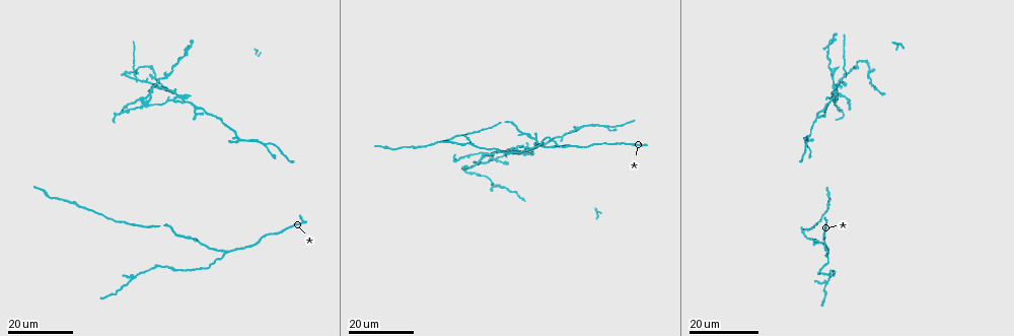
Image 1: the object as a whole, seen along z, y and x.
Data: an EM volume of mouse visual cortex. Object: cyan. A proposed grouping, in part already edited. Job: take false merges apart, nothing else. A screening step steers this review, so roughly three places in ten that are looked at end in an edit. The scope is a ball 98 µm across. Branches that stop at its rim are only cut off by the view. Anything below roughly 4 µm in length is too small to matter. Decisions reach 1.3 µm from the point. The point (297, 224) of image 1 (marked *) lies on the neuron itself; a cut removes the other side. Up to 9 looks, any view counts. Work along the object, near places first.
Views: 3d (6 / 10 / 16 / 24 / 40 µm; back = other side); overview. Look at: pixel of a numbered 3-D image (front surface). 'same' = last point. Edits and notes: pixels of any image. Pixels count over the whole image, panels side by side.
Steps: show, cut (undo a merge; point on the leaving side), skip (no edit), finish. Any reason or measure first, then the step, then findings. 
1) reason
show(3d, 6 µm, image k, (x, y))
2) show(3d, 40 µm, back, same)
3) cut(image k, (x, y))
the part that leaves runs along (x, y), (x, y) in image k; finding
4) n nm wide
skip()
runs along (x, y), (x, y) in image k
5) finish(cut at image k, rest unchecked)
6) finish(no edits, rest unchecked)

sudden change in width
show(3d, 24 µm, image 1, (595, 123))

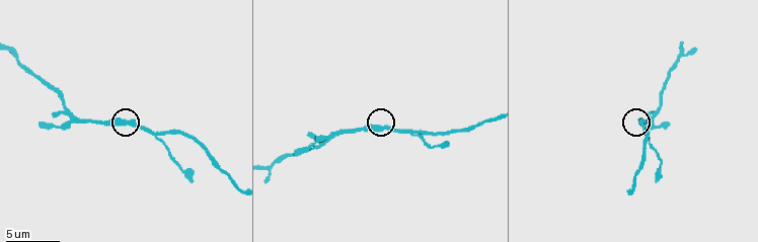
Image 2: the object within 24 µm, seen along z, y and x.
zoom in
show(3d, 6 µm, image 2, (642, 122))

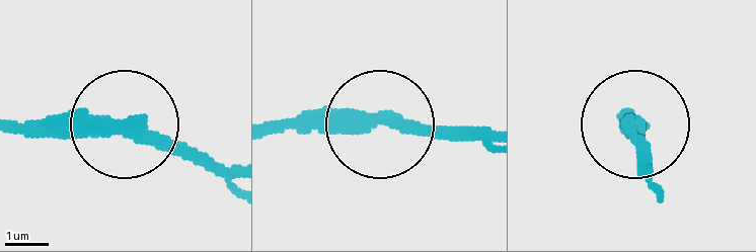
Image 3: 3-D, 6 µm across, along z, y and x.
skip()
continuous, no second neuron

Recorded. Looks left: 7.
sudden change in width
show(3d, 6 µm, image 2, (338, 131))

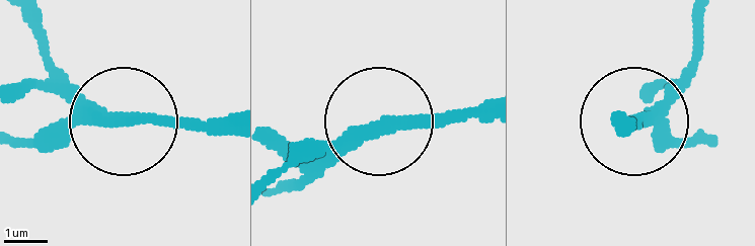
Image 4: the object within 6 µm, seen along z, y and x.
270 nm wide
skip()
runs along (620, 132), (693, 70) in image 4; continuous, no second neuron

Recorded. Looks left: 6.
four arms meet
show(3d, 16 µm, image 1, (135, 78))

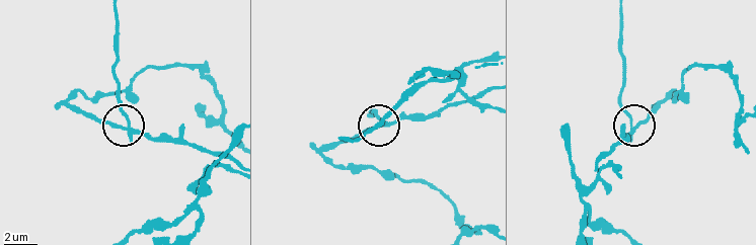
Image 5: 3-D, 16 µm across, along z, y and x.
show(3d, 10 µm, image 5, (130, 125))

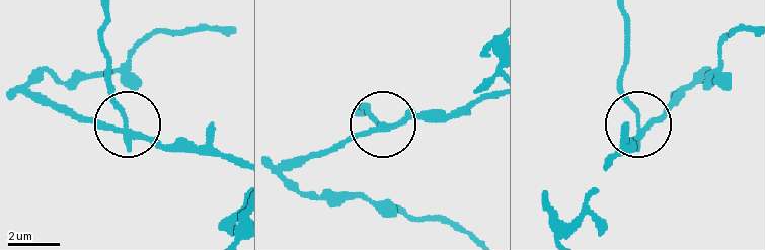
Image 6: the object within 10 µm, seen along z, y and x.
cut(image 6, (115, 102))
the part that leaves runs along (126, 131), (101, 35), (105, 15) in image 6; a second neuron is stuck on

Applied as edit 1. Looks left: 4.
arms part here
show(3d, 24 µm, image 1, (228, 252))

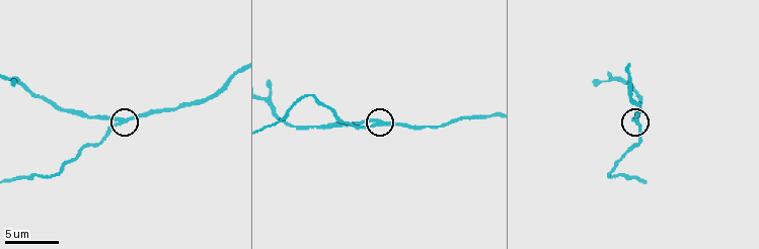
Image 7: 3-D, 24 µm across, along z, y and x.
show(3d, 6 µm, image 7, (373, 126))

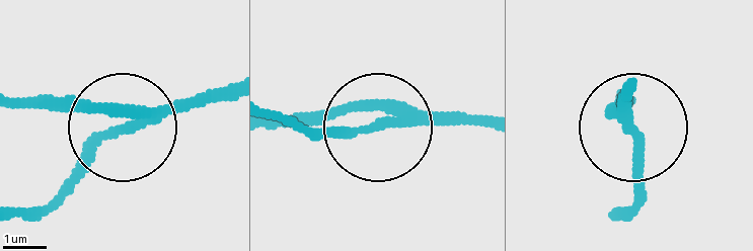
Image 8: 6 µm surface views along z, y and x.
3 arms
skip()
runs along (488, 121), (296, 132) in image 8; one neuron here

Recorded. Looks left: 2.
finish(cut at image 6, rest unchecked)

